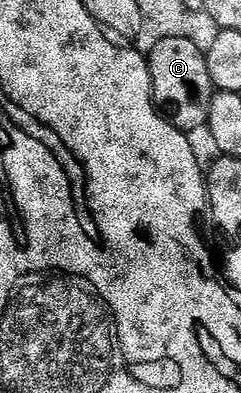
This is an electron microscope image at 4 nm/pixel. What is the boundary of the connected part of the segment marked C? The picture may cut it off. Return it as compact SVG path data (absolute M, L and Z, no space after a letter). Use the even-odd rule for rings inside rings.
M167 37L156 44L148 54L152 89L155 104L168 116L175 127L187 133L203 130L212 109L212 97L216 90L212 77L208 73L206 53L191 41L181 37Z

